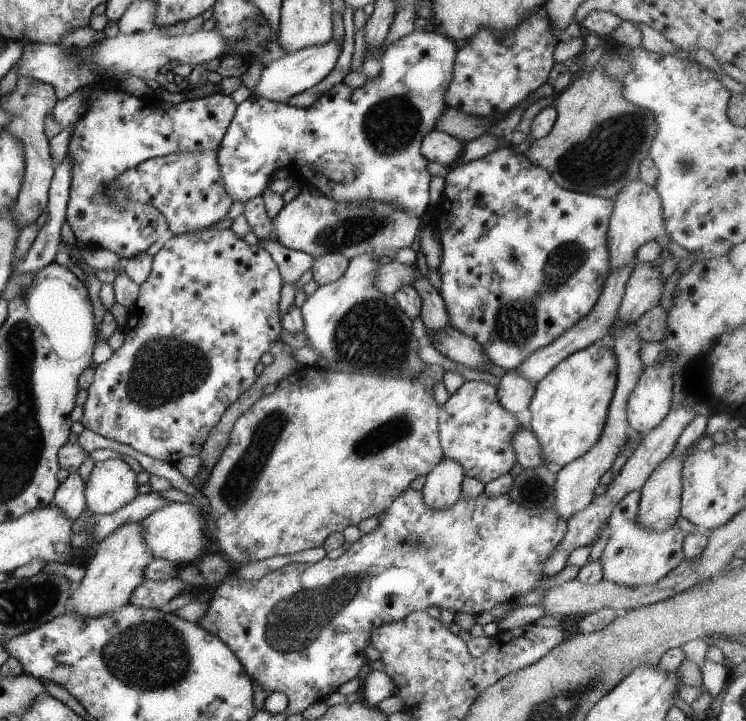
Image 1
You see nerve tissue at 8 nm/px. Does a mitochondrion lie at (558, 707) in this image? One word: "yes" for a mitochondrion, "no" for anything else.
yes

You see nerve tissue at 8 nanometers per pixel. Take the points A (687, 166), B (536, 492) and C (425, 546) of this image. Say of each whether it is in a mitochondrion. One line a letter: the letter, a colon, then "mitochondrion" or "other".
A: mitochondrion
B: mitochondrion
C: mitochondrion

